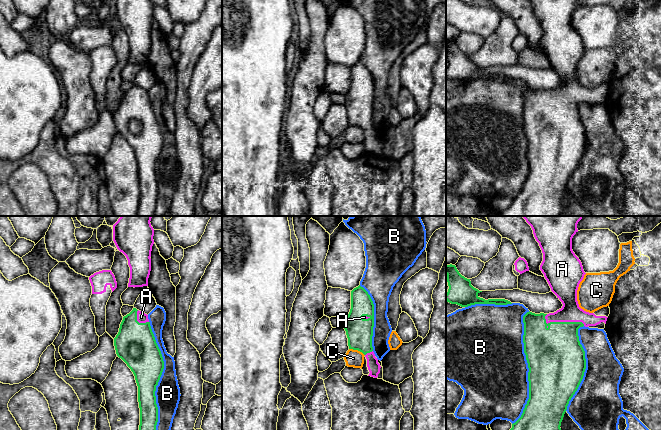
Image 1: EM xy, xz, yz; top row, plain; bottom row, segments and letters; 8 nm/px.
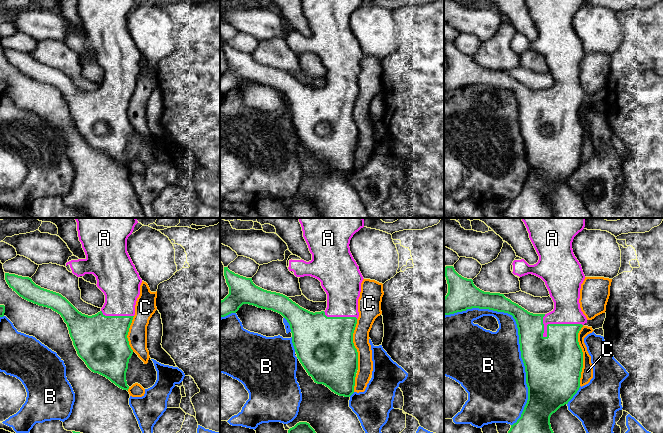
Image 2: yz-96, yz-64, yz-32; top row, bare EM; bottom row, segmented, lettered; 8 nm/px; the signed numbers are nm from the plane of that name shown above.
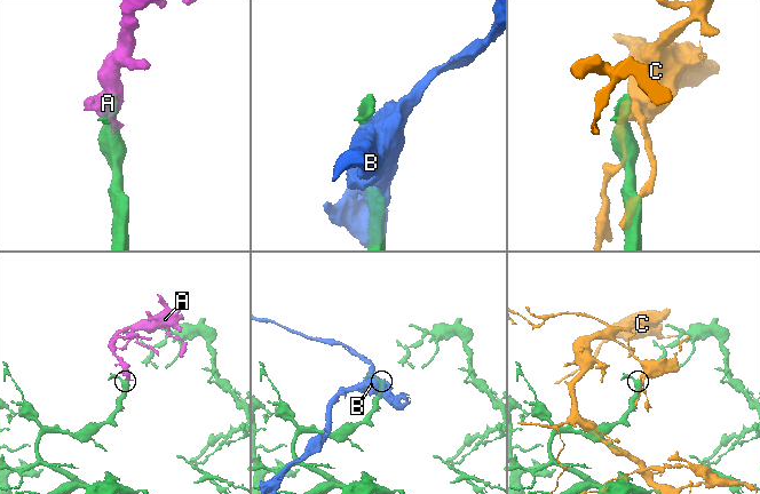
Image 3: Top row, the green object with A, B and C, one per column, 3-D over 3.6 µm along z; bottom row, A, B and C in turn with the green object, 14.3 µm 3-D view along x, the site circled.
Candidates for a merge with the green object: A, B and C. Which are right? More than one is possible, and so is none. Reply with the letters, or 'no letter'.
A

